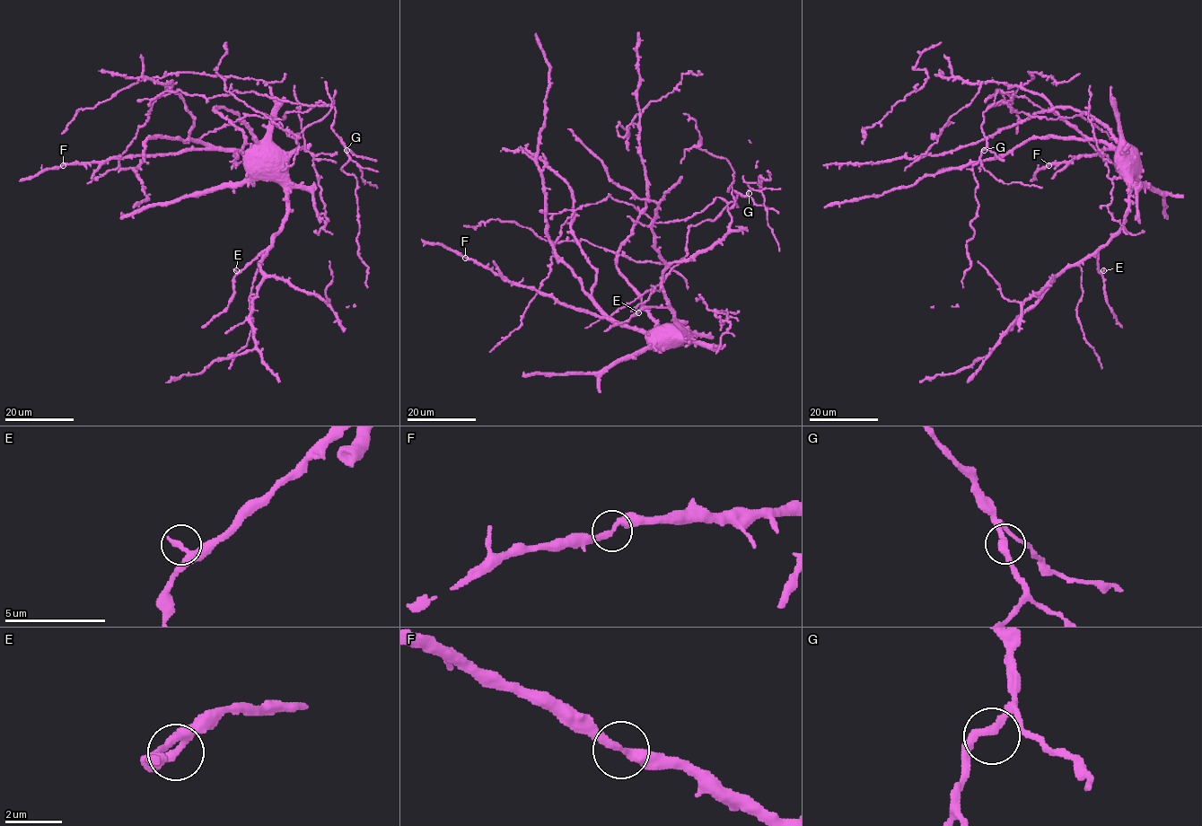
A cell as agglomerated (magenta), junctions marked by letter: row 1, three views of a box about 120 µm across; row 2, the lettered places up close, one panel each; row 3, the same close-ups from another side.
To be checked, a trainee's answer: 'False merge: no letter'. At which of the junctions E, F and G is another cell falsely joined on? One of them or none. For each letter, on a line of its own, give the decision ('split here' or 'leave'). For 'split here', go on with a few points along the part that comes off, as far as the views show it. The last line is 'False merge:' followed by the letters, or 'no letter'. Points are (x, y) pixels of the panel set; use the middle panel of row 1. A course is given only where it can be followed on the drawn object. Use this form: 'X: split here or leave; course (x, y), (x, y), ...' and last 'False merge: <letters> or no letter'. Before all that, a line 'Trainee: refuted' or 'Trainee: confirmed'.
Trainee: confirmed
E: leave
F: leave
G: leave
False merge: no letter

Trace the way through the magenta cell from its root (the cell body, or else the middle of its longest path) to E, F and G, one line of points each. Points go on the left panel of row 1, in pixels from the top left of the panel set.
E: (265, 151), (266, 169), (284, 187), (287, 215), (284, 227), (273, 242), (243, 268), (236, 270)
F: (265, 151), (188, 149), (170, 154), (111, 157), (101, 161), (62, 165)
G: (265, 151), (216, 150), (201, 138), (245, 116), (283, 119), (321, 101), (333, 106), (331, 128), (346, 150)

